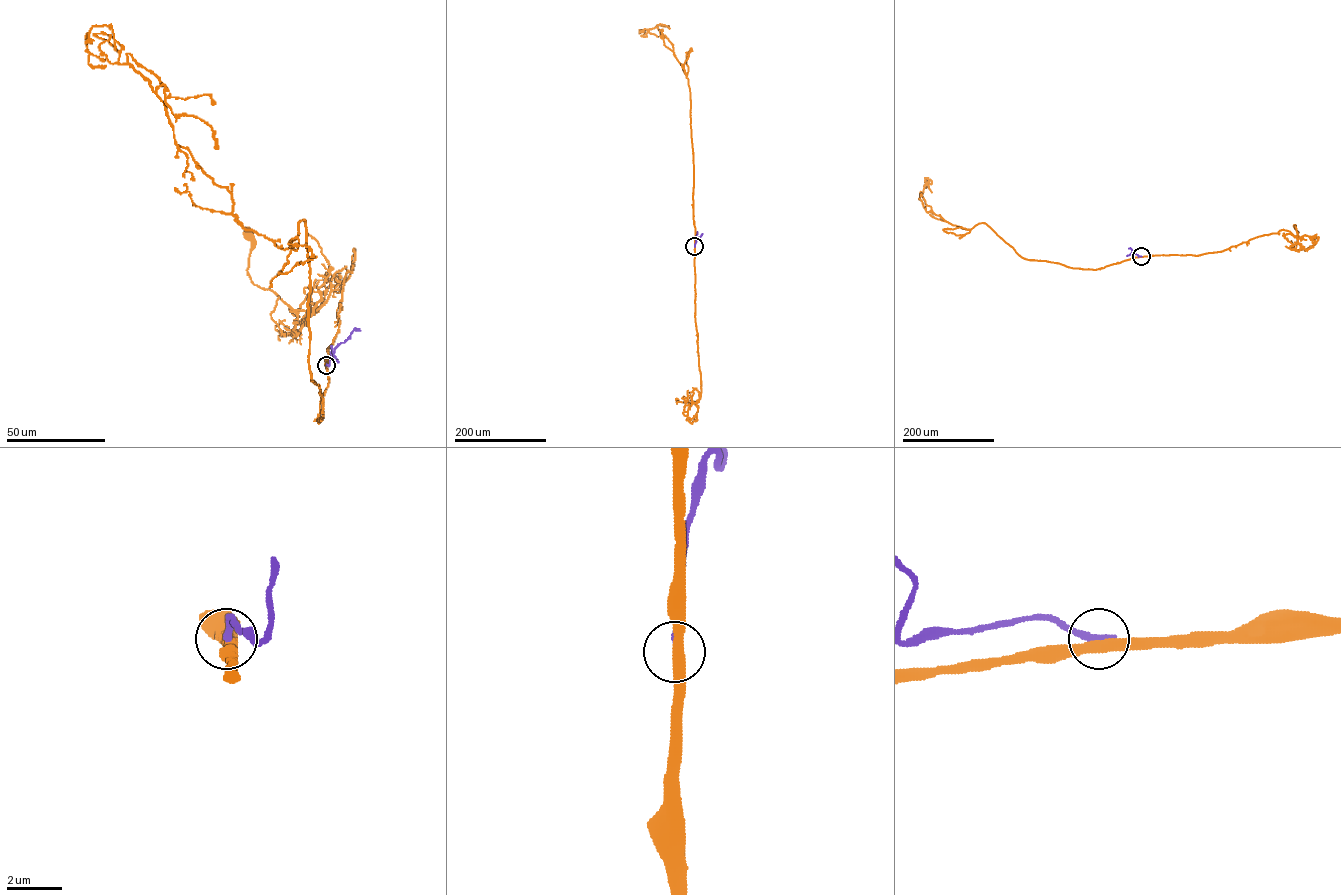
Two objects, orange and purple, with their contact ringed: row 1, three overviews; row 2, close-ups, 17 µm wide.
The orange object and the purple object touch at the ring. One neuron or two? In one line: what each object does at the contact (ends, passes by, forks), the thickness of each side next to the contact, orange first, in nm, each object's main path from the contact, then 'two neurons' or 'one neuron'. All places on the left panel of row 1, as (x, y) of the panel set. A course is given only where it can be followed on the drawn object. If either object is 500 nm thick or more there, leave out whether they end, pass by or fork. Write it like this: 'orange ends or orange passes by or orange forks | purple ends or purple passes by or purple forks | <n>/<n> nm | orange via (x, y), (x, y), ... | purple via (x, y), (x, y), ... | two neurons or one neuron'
orange passes by | purple ends | 380/300 nm | orange via (326, 365), (354, 250), (351, 274), (344, 282), (333, 276), (323, 304), (293, 310), (252, 282), (247, 233) | purple via (326, 365), (332, 356), (331, 346), (333, 352), (354, 330), (360, 331) | two neurons

